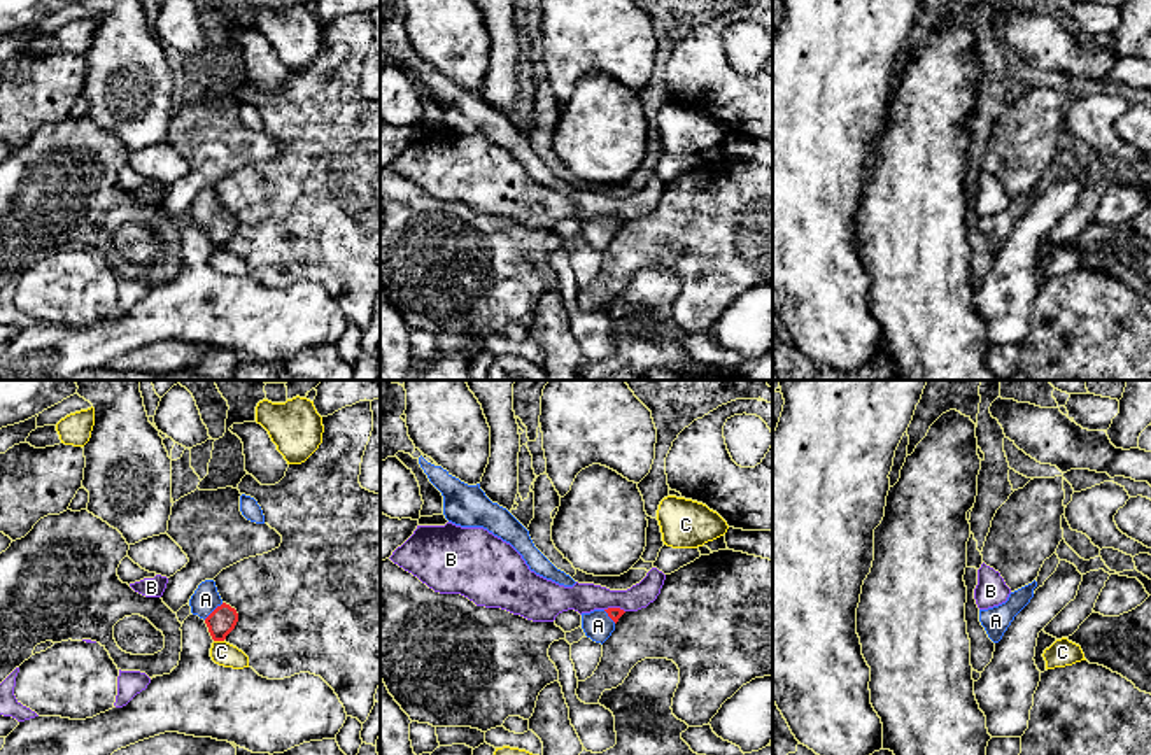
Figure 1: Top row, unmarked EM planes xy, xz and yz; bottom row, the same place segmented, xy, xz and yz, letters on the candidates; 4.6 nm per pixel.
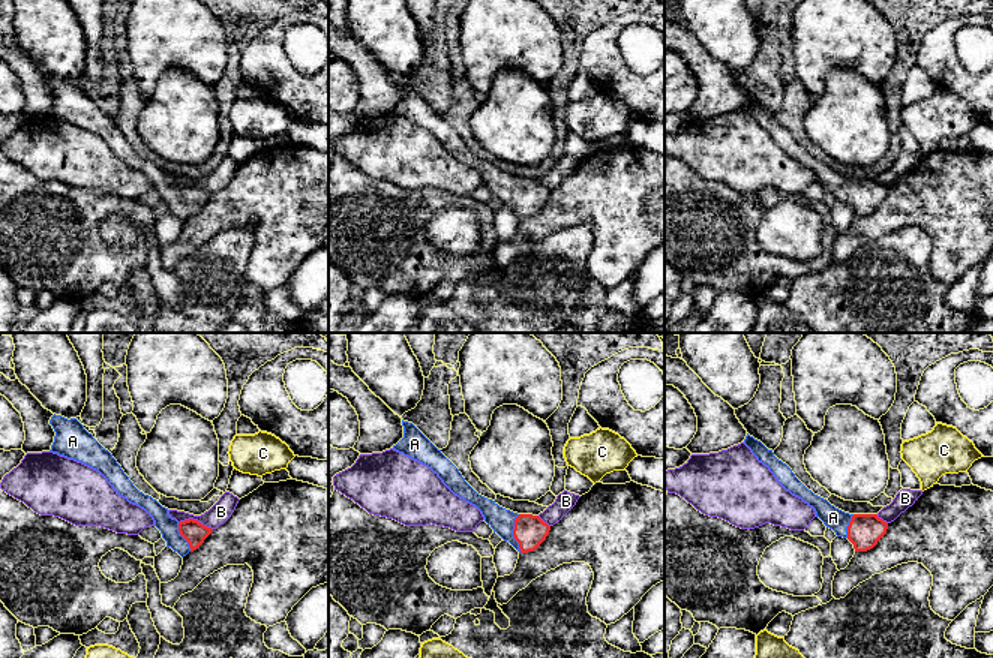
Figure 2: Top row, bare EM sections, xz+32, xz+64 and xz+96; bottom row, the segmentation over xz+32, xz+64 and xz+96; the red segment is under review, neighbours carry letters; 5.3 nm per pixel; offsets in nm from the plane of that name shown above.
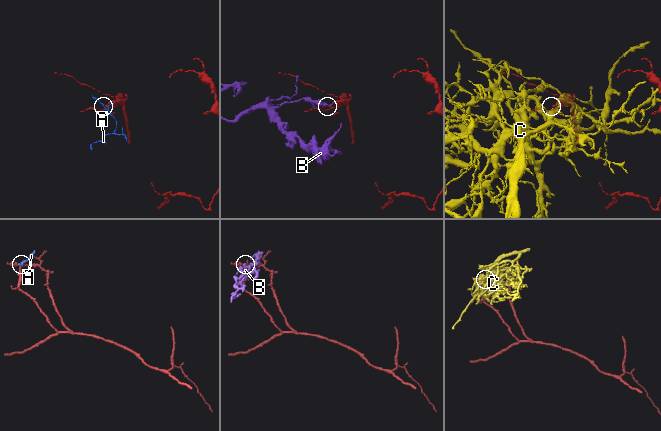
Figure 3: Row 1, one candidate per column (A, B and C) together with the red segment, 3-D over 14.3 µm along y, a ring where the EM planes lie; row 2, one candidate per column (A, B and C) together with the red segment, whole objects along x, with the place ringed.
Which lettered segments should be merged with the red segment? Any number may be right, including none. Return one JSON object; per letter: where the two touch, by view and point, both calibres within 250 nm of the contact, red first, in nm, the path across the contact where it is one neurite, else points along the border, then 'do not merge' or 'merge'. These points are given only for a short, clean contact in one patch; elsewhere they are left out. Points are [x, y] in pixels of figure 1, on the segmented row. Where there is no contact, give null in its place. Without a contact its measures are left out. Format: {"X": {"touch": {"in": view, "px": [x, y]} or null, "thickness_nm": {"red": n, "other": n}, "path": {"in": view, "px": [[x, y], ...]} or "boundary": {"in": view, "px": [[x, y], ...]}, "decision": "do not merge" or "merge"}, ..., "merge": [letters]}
{"A": {"touch": {"in": "xy", "px": [214, 610]}, "thickness_nm": {"red": 120, "other": 120}, "path": {"in": "xy", "px": [[223, 619], [214, 610], [205, 599]]}, "decision": "merge"}, "B": {"touch": {"in": "xz", "px": [615, 608]}, "thickness_nm": {"red": 60, "other": 140}, "boundary": {"in": "xz", "px": [[605, 608], [621, 608], [624, 612]]}, "decision": "do not merge"}, "C": {"touch": {"in": "xy", "px": [219, 640]}, "thickness_nm": {"red": 120, "other": 110}, "decision": "do not merge"}, "merge": ["A"]}

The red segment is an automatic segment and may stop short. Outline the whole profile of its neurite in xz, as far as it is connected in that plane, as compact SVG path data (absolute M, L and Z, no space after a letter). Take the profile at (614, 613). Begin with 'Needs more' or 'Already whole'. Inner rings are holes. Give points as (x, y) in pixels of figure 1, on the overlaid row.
Needs more. M620 608L594 610L582 613L582 629L587 638L596 643L604 643L615 631L615 624L625 611Z

